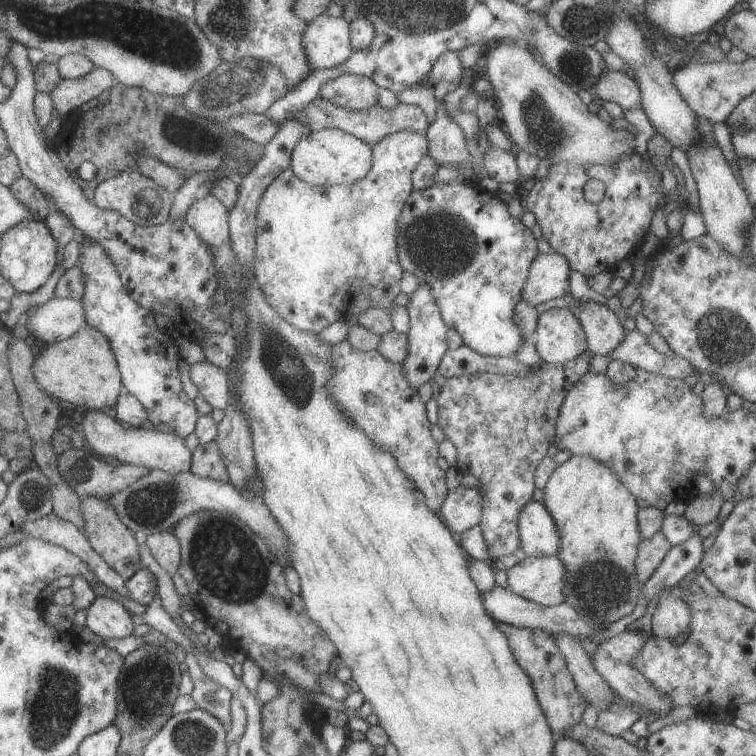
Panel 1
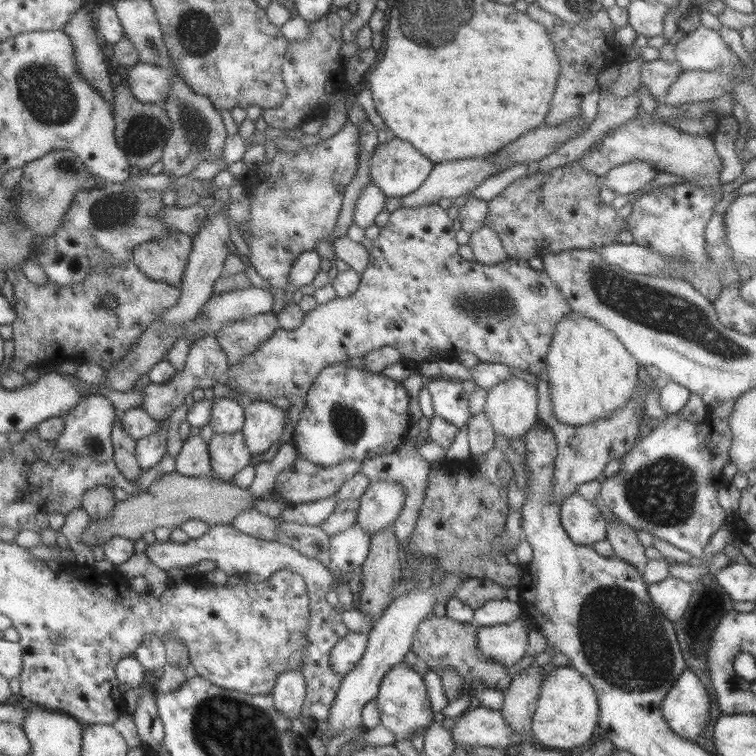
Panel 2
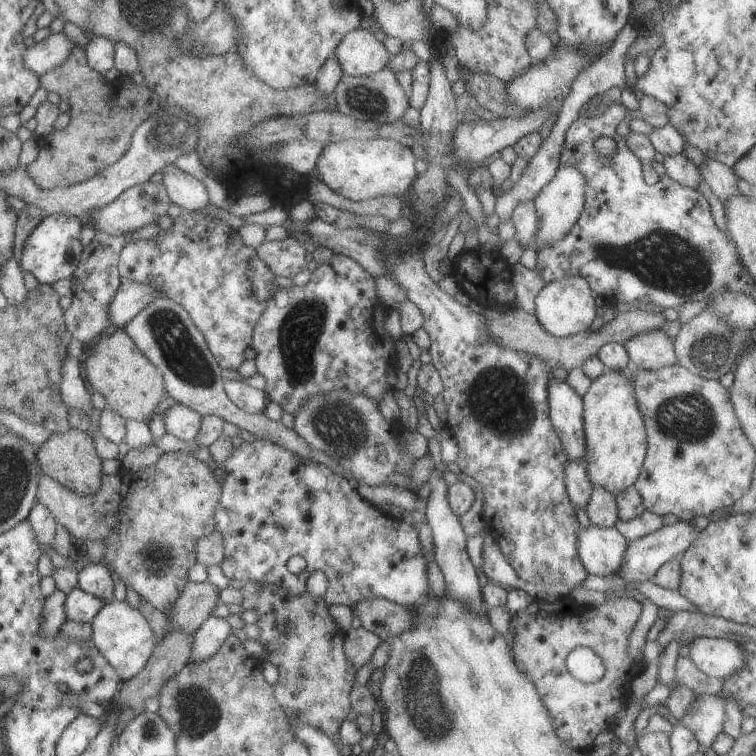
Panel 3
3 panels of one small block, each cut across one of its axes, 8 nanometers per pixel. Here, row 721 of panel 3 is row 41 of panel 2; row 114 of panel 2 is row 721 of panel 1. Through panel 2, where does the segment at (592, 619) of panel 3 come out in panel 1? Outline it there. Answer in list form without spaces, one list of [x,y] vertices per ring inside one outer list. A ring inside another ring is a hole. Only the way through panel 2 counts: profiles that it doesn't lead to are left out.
[[[498,623],[497,626],[507,637],[516,662],[528,674],[552,733],[556,738],[564,737],[574,724],[582,722],[582,715],[590,705],[578,692],[566,660],[556,645],[555,637],[539,629],[516,627],[505,623]]]

